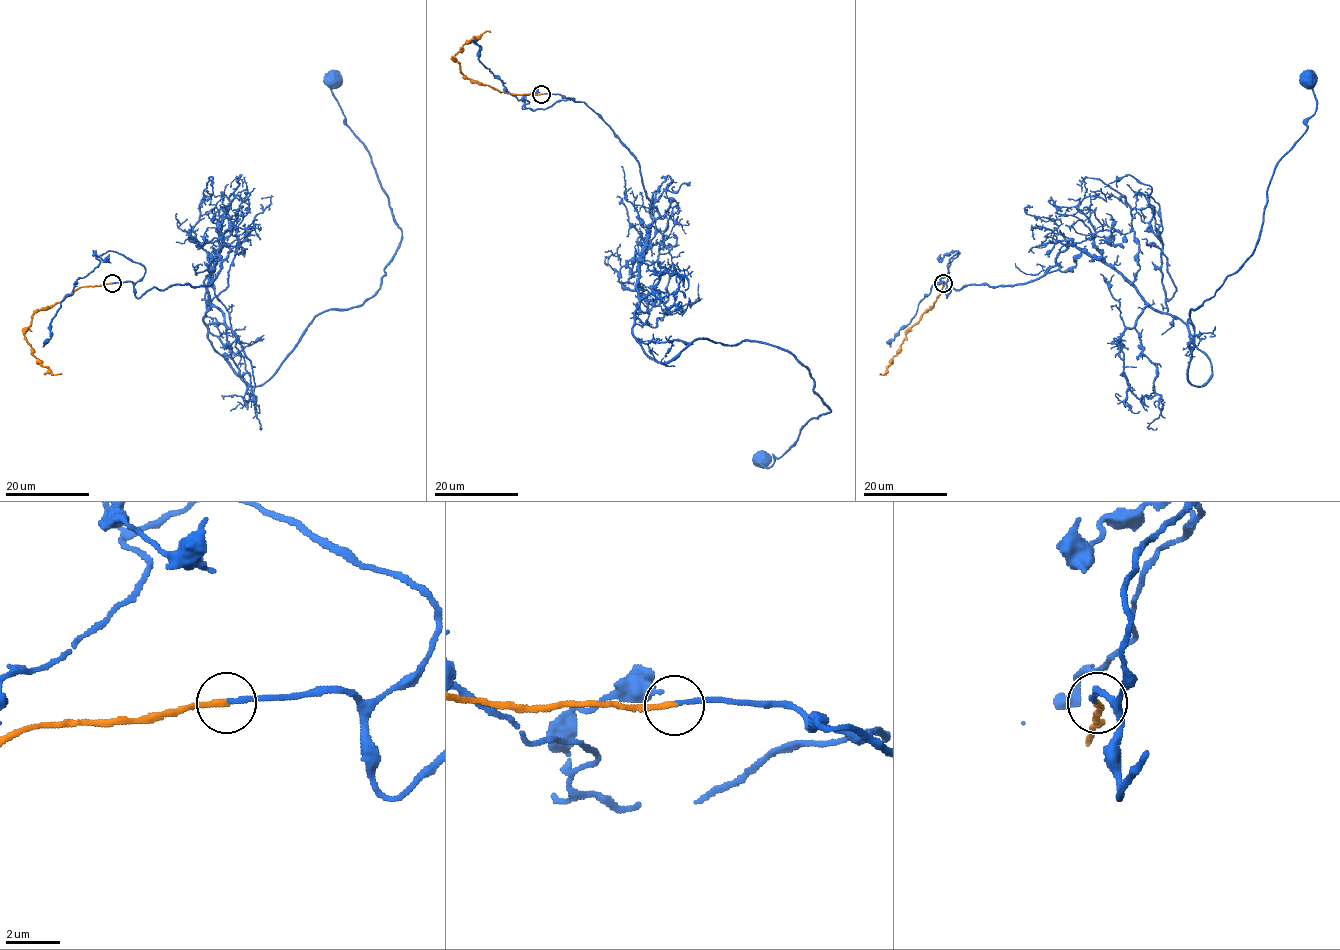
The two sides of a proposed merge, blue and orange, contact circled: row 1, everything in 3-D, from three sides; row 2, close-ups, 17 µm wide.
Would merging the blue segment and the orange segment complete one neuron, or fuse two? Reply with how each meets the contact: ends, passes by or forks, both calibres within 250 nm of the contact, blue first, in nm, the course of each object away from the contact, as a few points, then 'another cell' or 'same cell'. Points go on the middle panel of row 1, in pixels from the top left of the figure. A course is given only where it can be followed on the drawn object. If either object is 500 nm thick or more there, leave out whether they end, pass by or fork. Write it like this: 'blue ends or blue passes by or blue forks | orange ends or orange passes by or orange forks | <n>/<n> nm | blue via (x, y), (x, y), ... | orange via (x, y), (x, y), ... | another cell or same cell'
blue ends | orange ends | 180/200 nm | blue via (541, 94), (601, 119), (658, 212), (633, 335), (651, 358), (748, 340), (809, 371), (831, 410), (759, 461) | orange via (541, 94), (508, 94), (471, 81), (461, 73), (454, 57), (472, 39), (491, 32) | same cell

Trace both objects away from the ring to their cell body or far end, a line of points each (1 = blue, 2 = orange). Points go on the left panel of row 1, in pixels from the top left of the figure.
1: (112, 283), (208, 286), (225, 245), (204, 323), (252, 386), (319, 314), (370, 298), (402, 232), (330, 79)
2: (112, 283), (79, 287), (60, 302), (42, 307), (32, 315), (25, 334), (31, 353), (53, 374), (62, 373)

